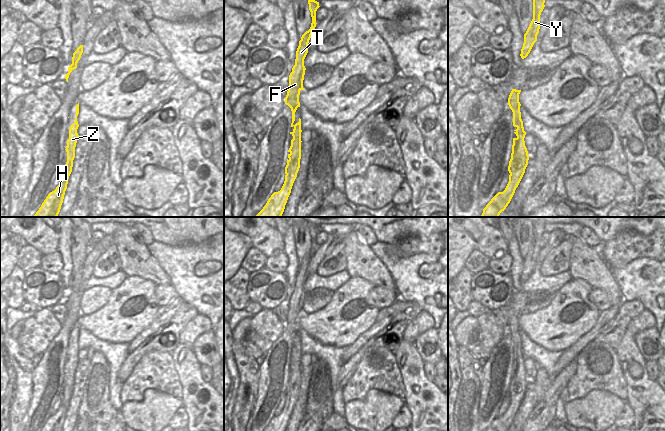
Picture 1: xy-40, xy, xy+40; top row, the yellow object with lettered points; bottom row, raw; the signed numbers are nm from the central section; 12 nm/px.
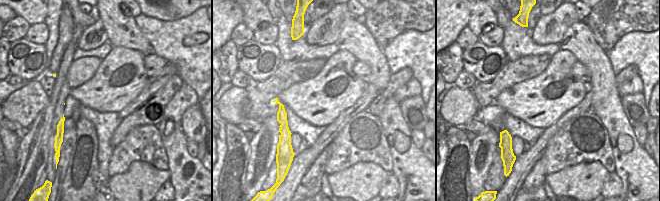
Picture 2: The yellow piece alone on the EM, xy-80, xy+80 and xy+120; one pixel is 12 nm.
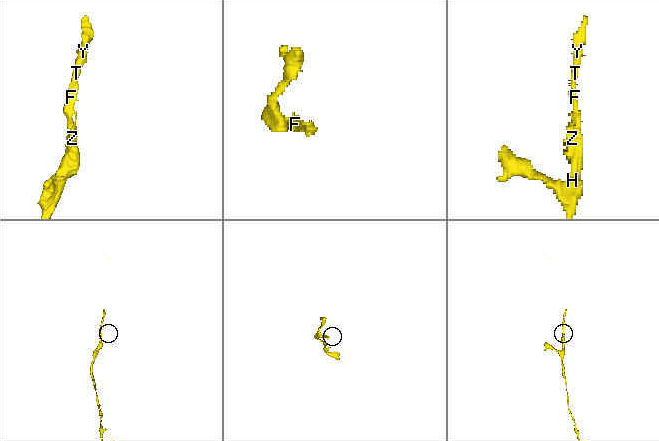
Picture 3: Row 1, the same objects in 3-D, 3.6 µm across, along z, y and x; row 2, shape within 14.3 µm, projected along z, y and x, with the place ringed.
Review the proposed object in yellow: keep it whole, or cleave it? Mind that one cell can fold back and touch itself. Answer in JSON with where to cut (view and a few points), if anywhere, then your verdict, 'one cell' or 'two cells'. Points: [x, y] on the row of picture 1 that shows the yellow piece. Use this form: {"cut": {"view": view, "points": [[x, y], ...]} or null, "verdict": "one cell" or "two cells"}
{"cut": null, "verdict": "one cell"}

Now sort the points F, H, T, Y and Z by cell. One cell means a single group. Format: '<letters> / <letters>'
F H T Y Z

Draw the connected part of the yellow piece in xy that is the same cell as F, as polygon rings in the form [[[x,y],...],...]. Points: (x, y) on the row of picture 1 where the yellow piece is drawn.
[[[308,0],[309,10],[311,12],[312,23],[308,31],[306,31],[299,41],[299,46],[296,51],[295,65],[289,75],[289,87],[285,97],[285,104],[291,108],[293,131],[290,134],[293,136],[291,146],[288,150],[287,165],[285,167],[285,181],[280,191],[274,192],[268,199],[266,205],[255,217],[281,217],[288,197],[291,193],[293,183],[297,177],[300,168],[301,159],[301,119],[295,125],[295,112],[300,107],[299,95],[303,88],[303,80],[305,75],[304,59],[308,53],[308,43],[312,35],[312,31],[316,27],[316,11],[320,7],[319,2]]]

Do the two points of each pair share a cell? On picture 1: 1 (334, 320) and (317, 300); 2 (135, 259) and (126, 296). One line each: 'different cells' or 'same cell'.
1: different cells
2: different cells

